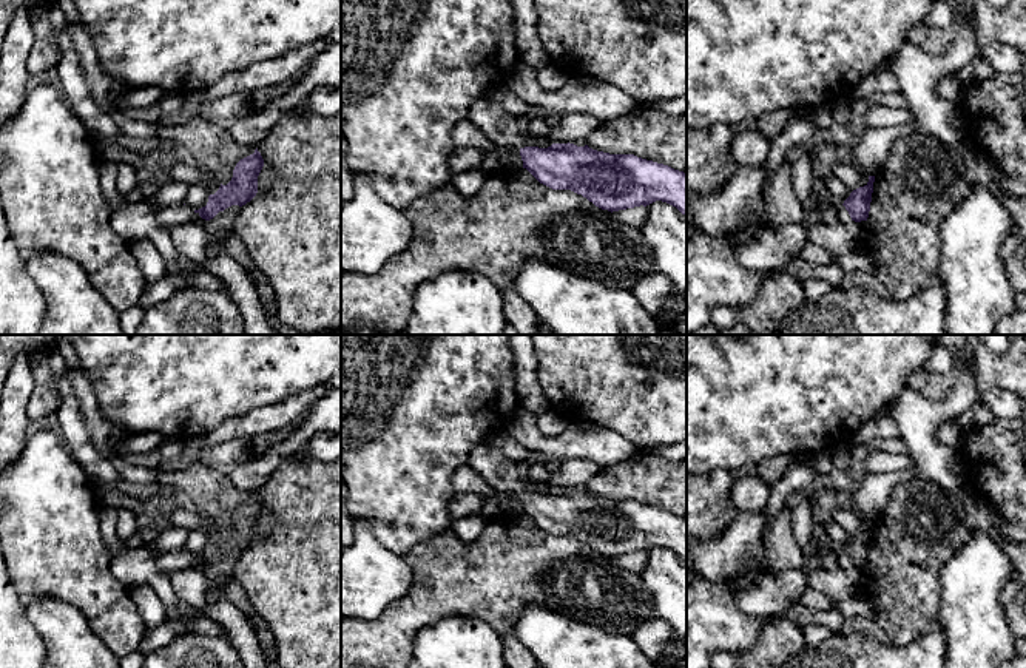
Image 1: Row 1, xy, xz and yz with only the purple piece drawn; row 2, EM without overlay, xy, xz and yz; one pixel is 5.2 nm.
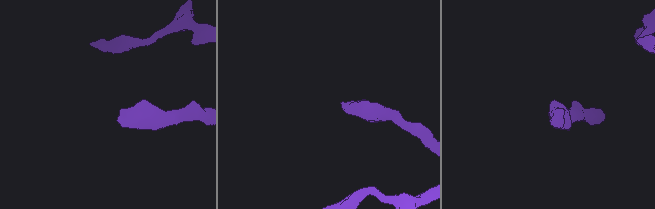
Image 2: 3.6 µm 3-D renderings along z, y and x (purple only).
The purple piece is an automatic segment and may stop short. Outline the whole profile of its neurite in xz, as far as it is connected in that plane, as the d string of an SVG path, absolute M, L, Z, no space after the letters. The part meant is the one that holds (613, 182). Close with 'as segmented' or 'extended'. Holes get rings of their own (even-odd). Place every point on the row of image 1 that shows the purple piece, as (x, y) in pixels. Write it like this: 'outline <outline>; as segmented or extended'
outline M481 97L467 119L497 147L517 147L526 168L552 190L571 190L596 207L619 211L656 201L687 216L687 173L634 154L609 154L574 143L532 147L517 116Z; extended

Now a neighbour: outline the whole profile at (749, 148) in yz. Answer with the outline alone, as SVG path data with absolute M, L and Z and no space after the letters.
M756 130L734 133L731 142L731 157L741 167L761 167L765 164L771 148L771 140Z

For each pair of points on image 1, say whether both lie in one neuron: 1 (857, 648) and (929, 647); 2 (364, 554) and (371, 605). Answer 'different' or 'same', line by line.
1: same
2: same

